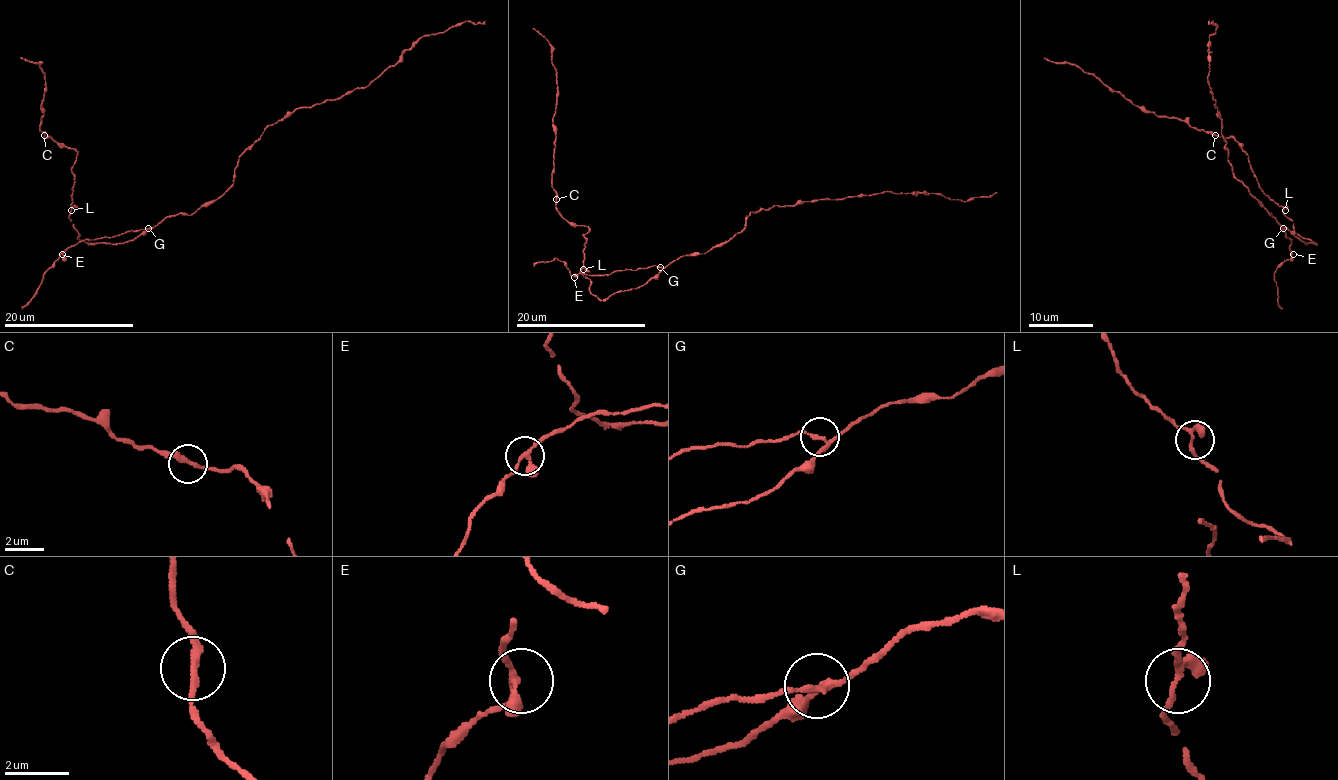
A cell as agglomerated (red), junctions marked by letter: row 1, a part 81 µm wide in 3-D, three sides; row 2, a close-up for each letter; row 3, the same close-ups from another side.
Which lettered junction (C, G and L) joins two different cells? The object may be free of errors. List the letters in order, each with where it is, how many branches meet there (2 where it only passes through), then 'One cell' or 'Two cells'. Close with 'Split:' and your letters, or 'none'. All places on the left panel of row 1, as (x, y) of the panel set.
C: Place: (44, 135). Branches: 2. One cell
G: Place: (148, 228). Branches: 3. Two cells
L: Place: (71, 210). Branches: 3. One cell
Split: G

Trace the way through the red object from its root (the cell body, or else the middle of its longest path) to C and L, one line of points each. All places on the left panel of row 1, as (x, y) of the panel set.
C: (143, 234), (123, 244), (79, 241), (70, 218), (75, 181), (71, 168), (76, 152), (60, 147), (44, 135)
L: (143, 234), (123, 244), (79, 241), (70, 218), (71, 210)

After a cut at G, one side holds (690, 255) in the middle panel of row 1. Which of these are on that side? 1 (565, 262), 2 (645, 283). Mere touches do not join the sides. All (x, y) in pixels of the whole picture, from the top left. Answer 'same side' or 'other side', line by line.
1: other side
2: same side

